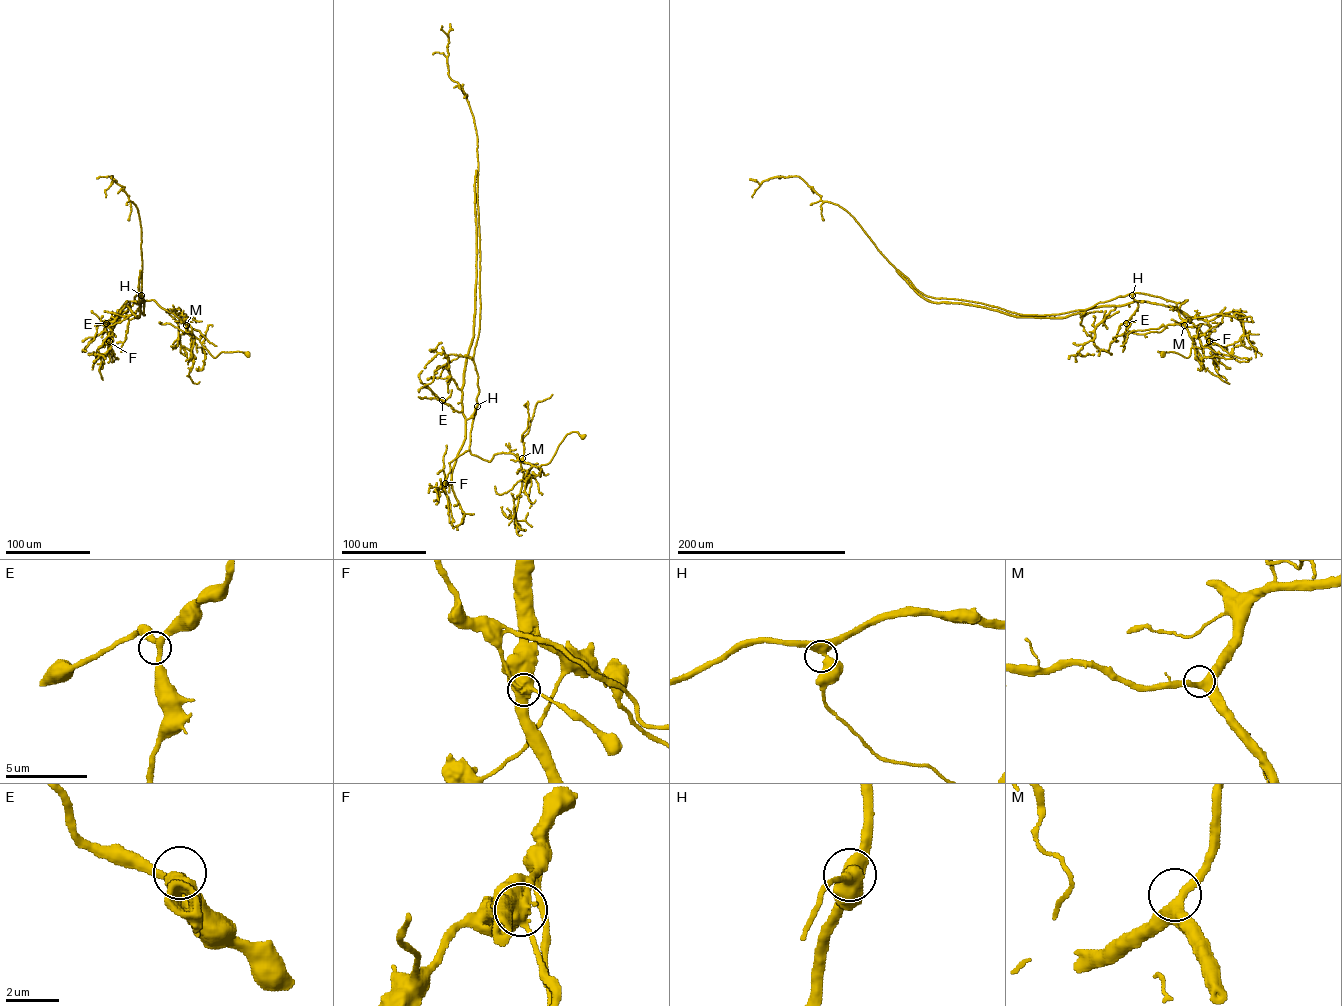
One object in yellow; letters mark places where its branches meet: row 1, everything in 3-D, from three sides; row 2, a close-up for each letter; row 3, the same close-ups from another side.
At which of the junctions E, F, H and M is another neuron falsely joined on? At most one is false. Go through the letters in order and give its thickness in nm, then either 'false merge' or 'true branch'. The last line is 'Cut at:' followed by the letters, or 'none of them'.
E: 340 nm | true branch
F: 500 nm | false merge
H: 460 nm | true branch
M: 400 nm | true branch
Cut at: F

